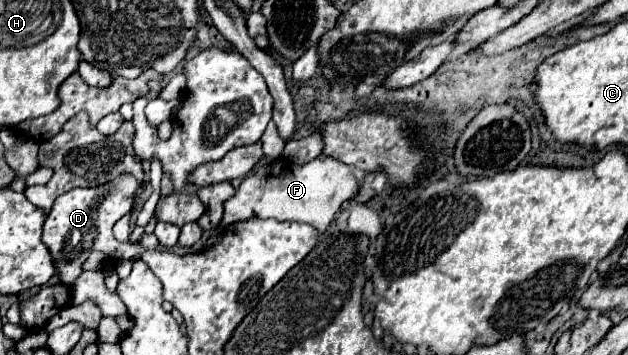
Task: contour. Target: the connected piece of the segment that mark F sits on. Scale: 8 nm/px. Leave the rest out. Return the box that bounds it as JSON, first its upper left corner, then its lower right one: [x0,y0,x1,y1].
[220,154,358,232]

